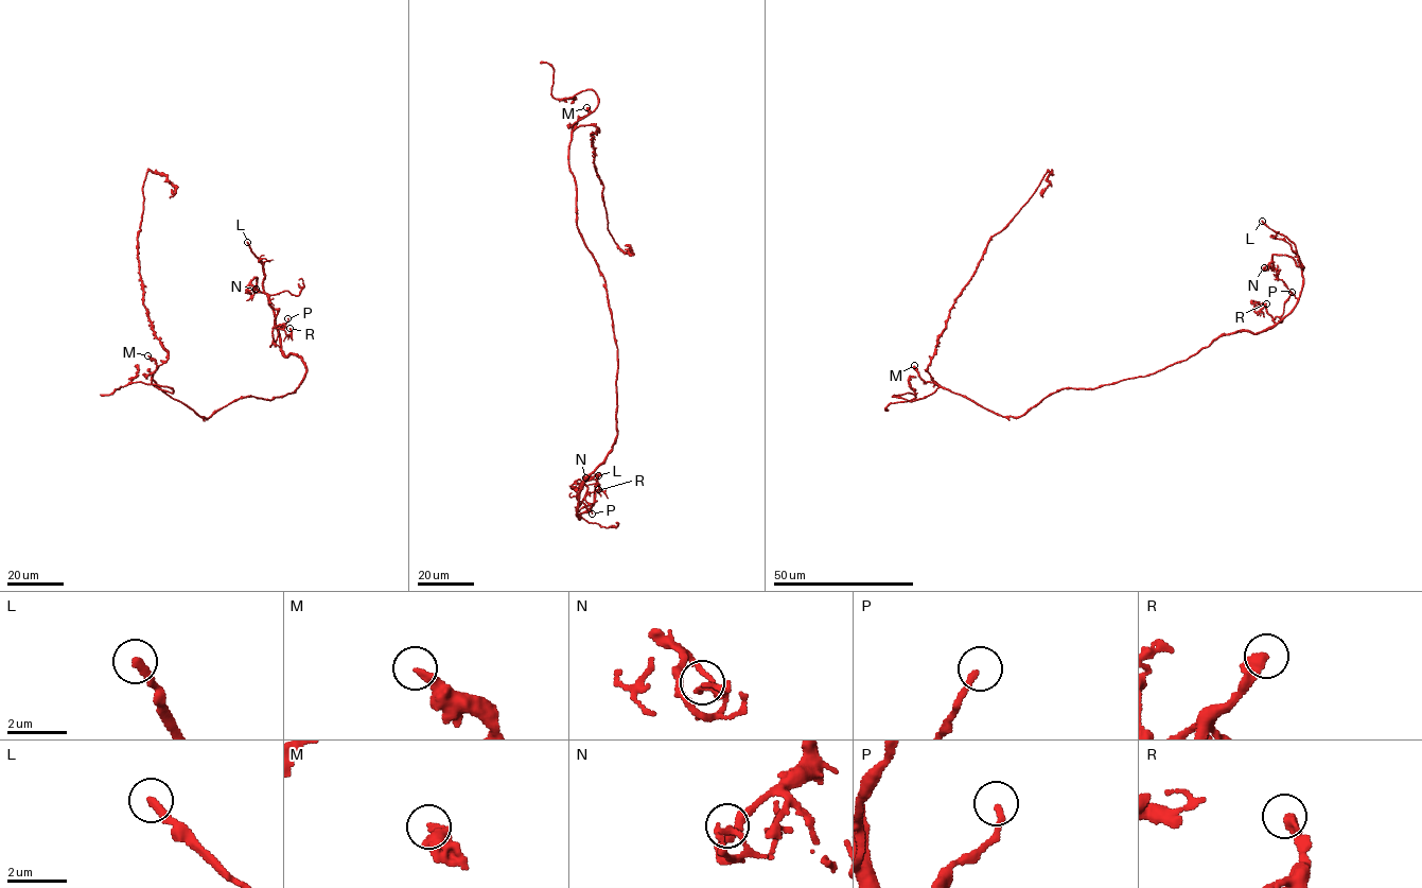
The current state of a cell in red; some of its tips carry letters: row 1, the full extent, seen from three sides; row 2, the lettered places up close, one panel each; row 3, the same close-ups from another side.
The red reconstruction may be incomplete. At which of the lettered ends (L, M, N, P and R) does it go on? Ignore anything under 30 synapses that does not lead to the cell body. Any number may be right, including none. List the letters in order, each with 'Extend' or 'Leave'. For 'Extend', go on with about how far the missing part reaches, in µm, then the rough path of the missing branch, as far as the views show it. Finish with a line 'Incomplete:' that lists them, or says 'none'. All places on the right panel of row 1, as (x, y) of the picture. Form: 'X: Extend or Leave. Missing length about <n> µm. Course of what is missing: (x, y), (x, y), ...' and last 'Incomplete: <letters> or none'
L: Extend. Missing length about 35 µm. Course of what is missing: (1262, 221), (1233, 181), (1233, 168), (1224, 146)
M: Extend. Missing length about 20 µm. Course of what is missing: (914, 365), (923, 376), (928, 372), (931, 381)
N: Leave
P: Leave
R: Leave
Incomplete: L, M

